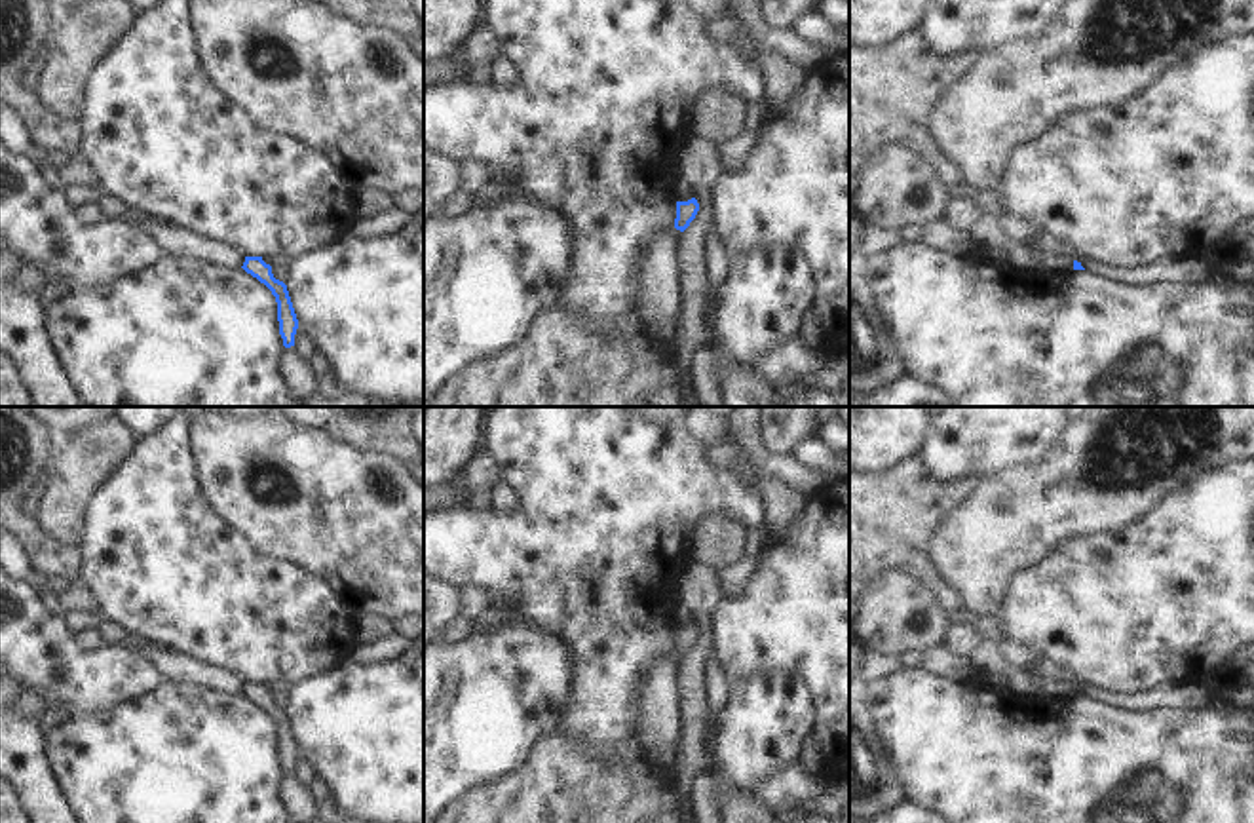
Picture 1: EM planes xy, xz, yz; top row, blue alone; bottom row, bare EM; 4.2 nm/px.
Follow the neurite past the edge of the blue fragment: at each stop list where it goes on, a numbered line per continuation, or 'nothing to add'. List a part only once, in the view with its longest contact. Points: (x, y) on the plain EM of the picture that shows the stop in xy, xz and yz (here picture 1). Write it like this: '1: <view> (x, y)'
nothing to add

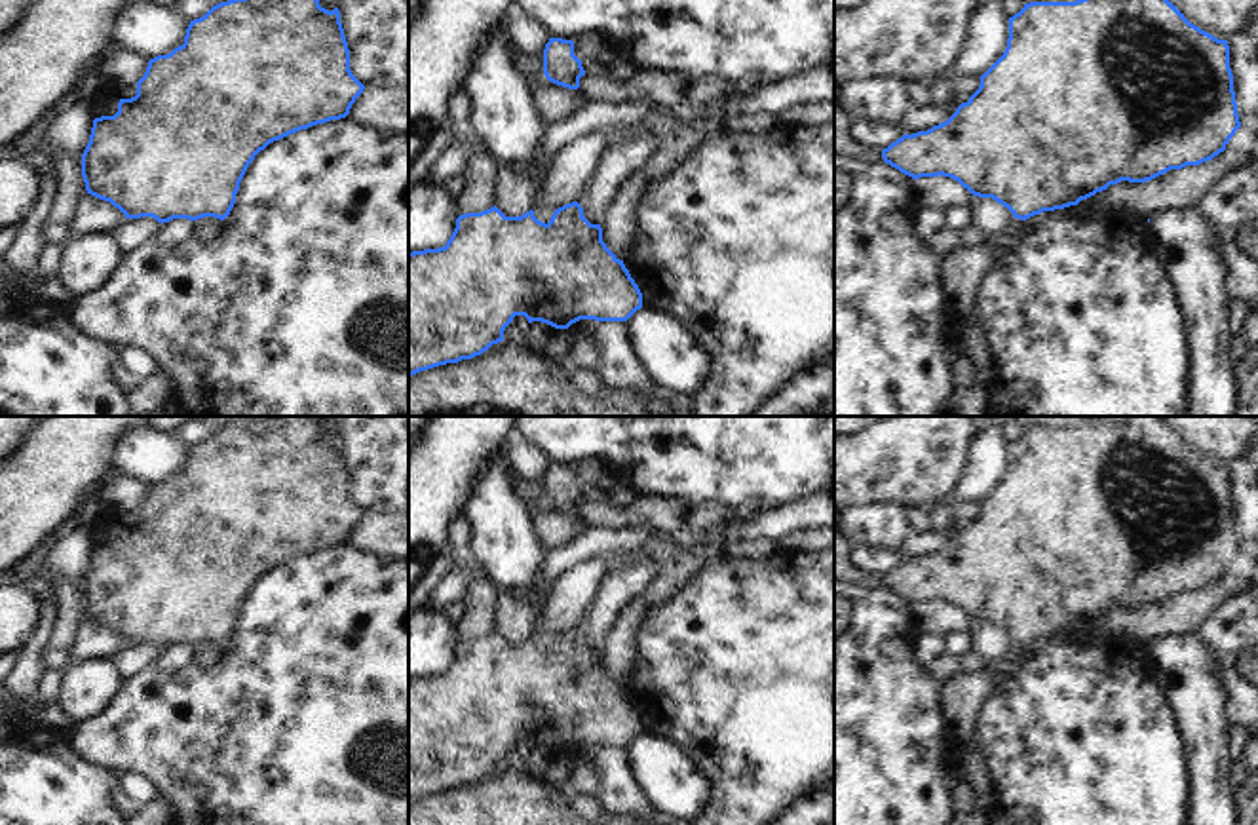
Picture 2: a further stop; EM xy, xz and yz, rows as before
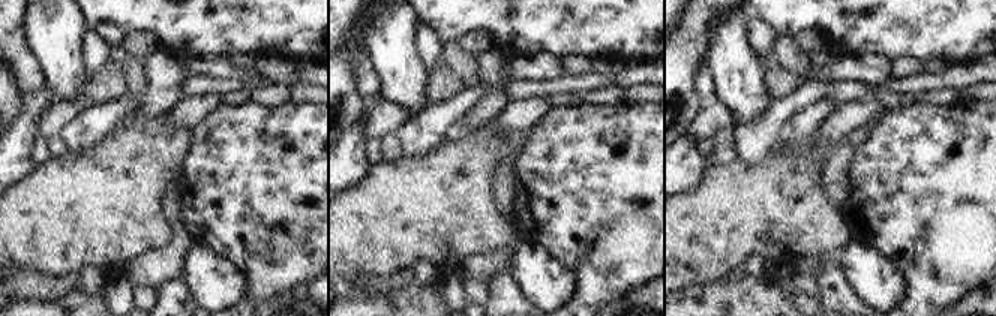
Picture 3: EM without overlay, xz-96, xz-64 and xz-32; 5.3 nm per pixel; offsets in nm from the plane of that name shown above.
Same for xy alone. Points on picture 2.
nothing to add

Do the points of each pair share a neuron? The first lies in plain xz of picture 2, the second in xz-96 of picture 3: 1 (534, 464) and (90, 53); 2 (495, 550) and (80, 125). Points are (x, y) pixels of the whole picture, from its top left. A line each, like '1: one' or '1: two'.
1: one
2: two

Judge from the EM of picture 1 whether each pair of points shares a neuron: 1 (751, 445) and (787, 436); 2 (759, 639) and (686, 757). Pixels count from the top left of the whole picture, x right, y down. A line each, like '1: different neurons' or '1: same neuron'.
1: different neurons
2: different neurons

